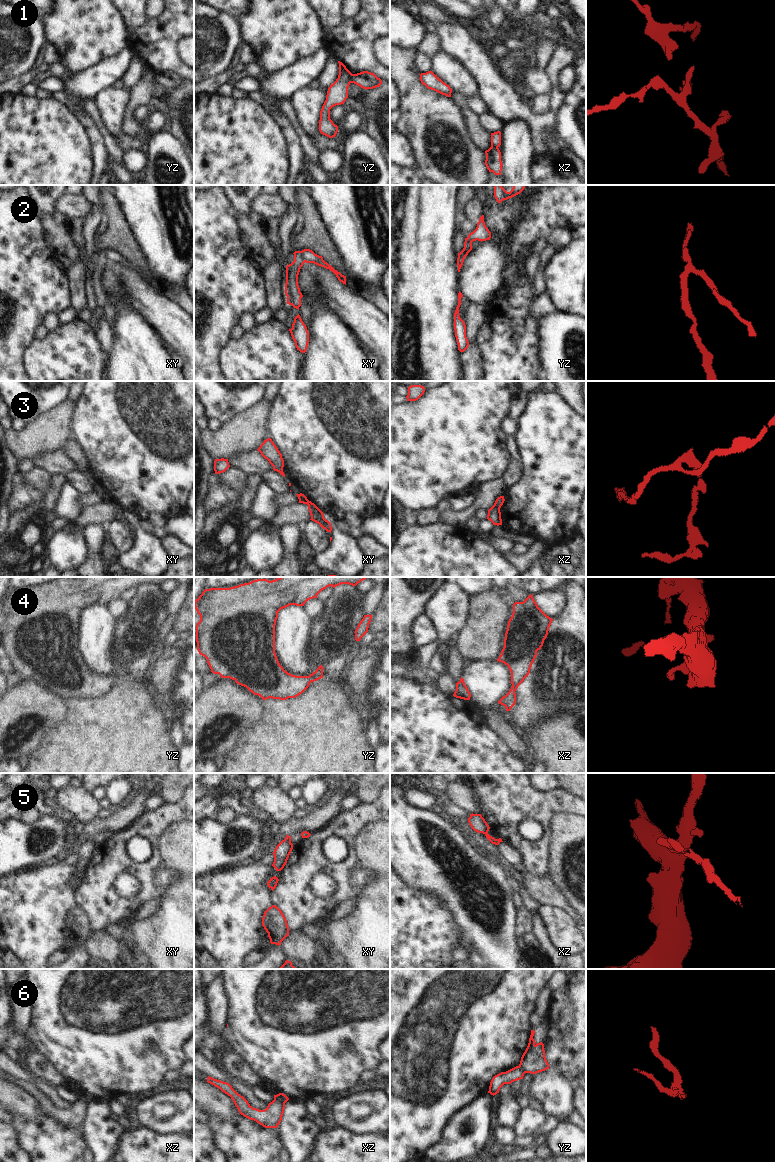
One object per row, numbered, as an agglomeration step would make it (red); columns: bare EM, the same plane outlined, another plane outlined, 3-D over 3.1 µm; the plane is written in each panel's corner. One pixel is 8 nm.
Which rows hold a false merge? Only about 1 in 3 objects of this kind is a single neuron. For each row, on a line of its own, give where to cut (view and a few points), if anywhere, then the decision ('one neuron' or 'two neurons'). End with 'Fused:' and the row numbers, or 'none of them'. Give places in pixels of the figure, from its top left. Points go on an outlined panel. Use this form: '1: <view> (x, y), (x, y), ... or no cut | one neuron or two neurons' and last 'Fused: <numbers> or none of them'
1: yz (352, 74), (350, 82) | two neurons
2: xy (300, 251), (300, 256), (305, 261) | two neurons
3: xz (494, 504), (499, 509) | two neurons
4: no cut | one neuron
5: xz (488, 829), (484, 833) | two neurons
6: xz (274, 1098), (284, 1103) | two neurons
Fused: 1, 2, 3, 5, 6

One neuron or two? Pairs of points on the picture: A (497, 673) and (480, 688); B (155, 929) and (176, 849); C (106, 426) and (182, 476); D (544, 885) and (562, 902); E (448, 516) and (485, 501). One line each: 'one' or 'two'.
A: one
B: one
C: one
D: one
E: one

